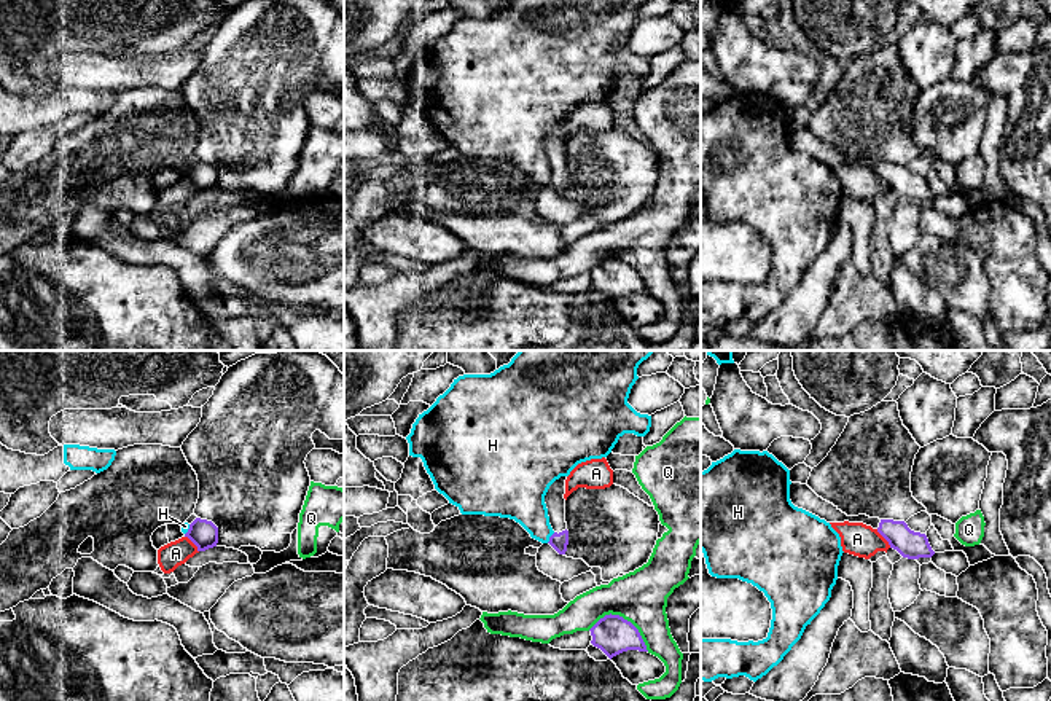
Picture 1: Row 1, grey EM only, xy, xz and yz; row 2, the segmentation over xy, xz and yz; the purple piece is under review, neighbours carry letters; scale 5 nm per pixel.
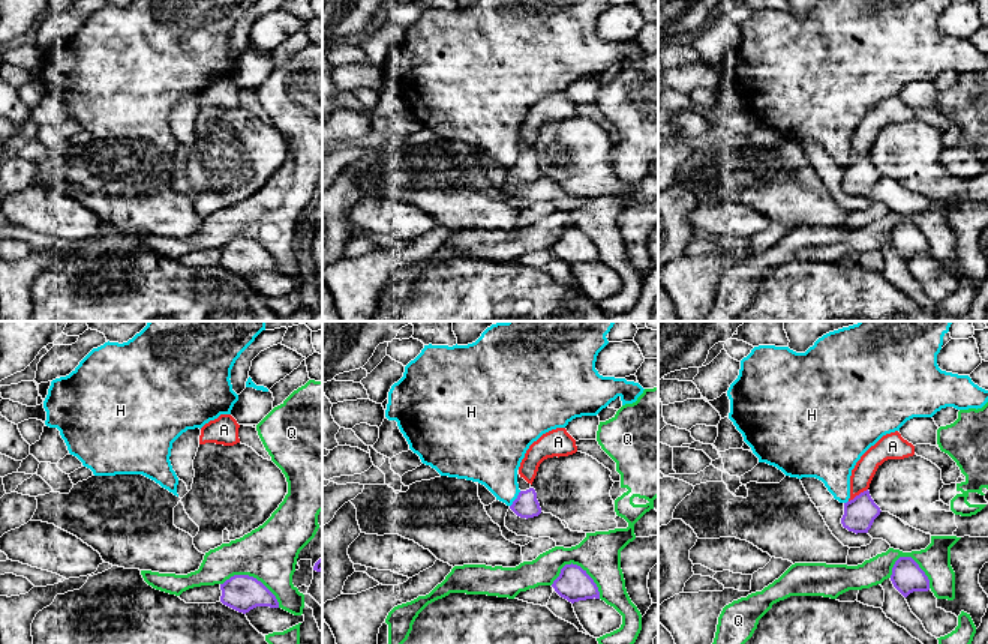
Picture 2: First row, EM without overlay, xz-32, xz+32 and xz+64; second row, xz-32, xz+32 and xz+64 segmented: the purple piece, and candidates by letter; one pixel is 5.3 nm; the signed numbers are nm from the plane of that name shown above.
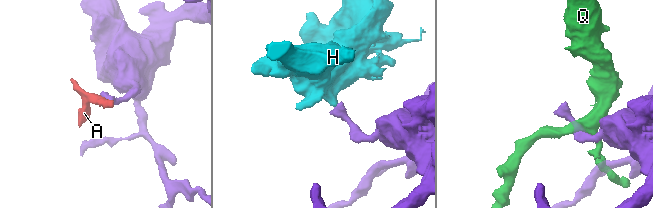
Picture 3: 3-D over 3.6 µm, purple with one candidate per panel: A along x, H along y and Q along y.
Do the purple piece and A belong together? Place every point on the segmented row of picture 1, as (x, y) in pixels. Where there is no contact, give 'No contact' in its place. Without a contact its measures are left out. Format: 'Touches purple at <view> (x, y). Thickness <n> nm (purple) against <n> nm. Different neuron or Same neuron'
Touches purple at yz (884, 537). Thickness 140 nm (purple) against 170 nm. Different neuron

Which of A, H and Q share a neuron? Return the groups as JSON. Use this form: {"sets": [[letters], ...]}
{"sets": [["A"], ["H"], ["Q"]]}

